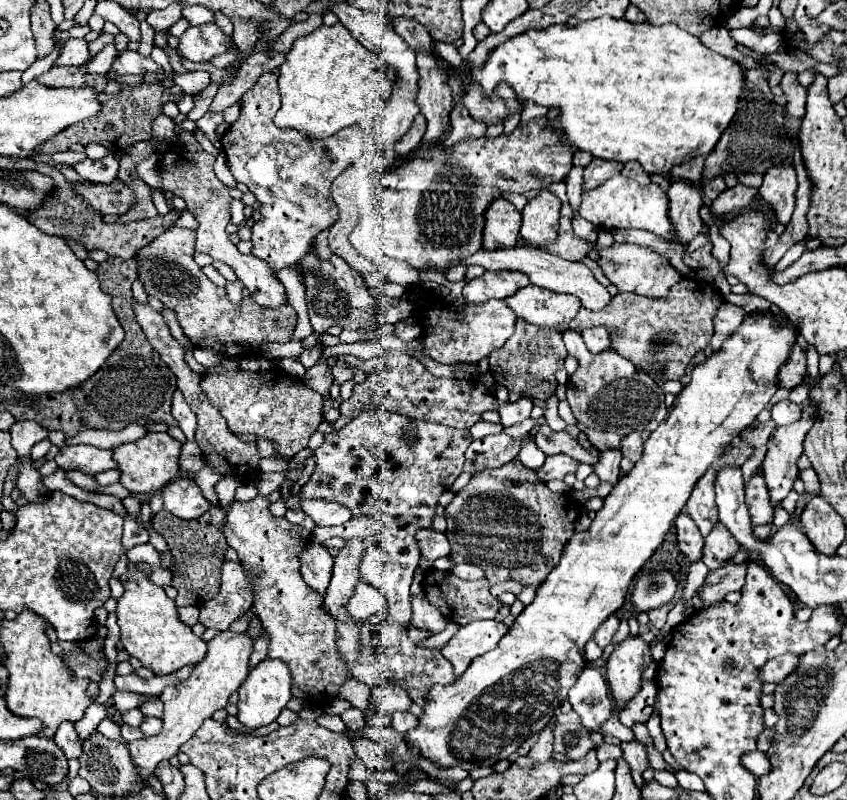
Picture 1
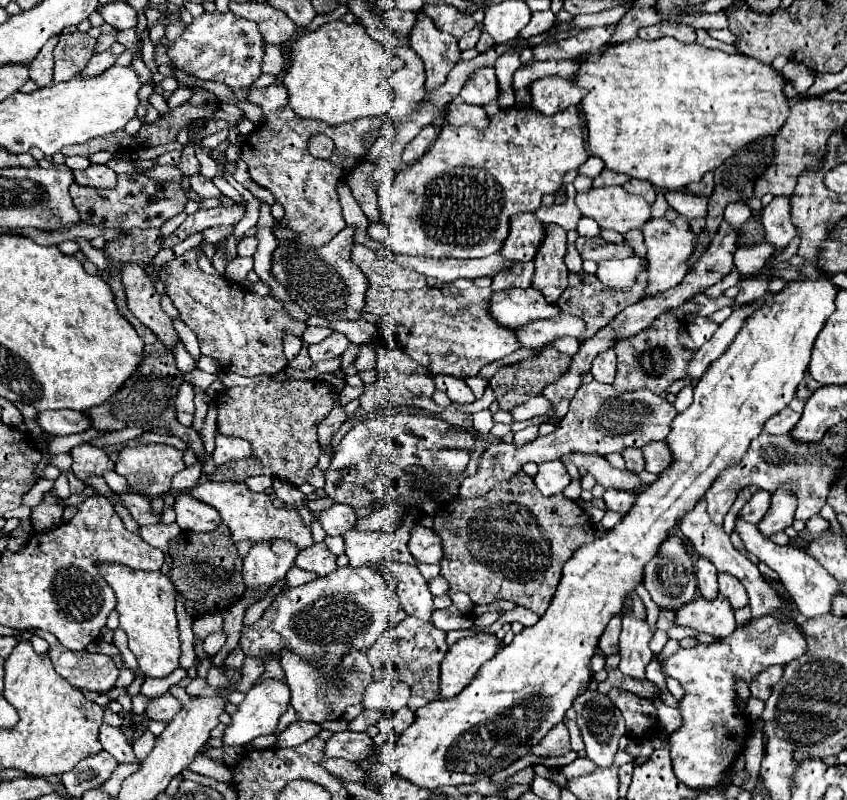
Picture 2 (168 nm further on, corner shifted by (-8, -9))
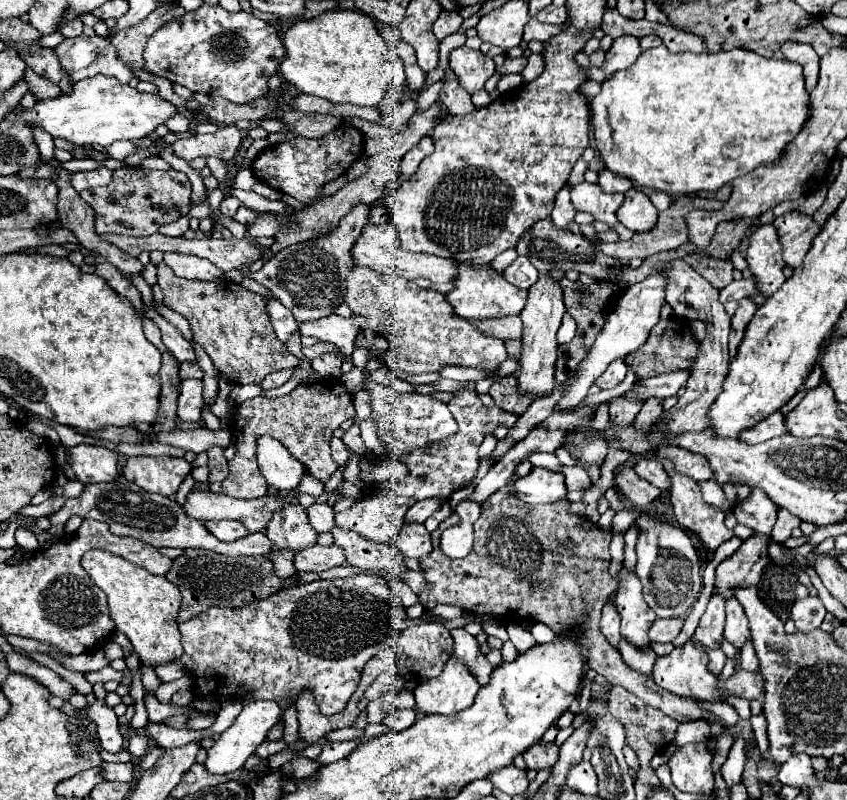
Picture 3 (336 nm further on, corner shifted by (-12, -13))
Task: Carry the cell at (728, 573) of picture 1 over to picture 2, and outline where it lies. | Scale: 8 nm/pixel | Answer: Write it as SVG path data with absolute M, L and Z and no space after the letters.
M721 594L715 600L705 600L697 596L693 602L675 610L673 624L727 638L735 630L735 616L729 602Z

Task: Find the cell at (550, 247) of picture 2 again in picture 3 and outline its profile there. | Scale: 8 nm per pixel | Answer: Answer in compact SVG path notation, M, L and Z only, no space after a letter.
M551 274L539 276L537 284L529 288L529 302L525 304L525 310L521 312L521 320L525 322L525 338L523 342L523 352L521 352L521 370L517 370L517 380L523 392L529 392L533 396L545 396L549 390L555 386L553 378L553 366L557 358L557 340L555 334L561 326L561 318L565 314L565 304L563 304L563 288L559 280L555 280Z

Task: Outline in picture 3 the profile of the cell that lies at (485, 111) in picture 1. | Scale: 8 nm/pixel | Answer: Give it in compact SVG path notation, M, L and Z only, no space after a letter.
M461 46L451 52L451 70L457 74L461 86L469 94L475 94L477 90L483 90L485 82L495 74L495 62L479 50Z

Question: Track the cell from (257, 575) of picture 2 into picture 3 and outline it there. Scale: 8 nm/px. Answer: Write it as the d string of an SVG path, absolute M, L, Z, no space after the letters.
M291 504L287 510L279 510L279 514L273 516L273 522L269 522L269 530L265 534L273 542L271 552L283 548L301 552L303 548L317 544L319 536L317 530L309 524L305 508L301 504Z

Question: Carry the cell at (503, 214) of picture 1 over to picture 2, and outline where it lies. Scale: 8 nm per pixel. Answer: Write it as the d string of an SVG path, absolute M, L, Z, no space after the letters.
M535 214L511 218L511 232L501 248L501 256L515 262L531 262L545 238L545 224Z

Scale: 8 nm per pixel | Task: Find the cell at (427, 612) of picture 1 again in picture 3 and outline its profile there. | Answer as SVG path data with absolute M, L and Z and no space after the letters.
M335 526L331 534L335 544L343 548L347 562L359 570L371 570L379 576L409 572L403 554L395 546L375 546L373 542L365 542L365 538L339 526Z

